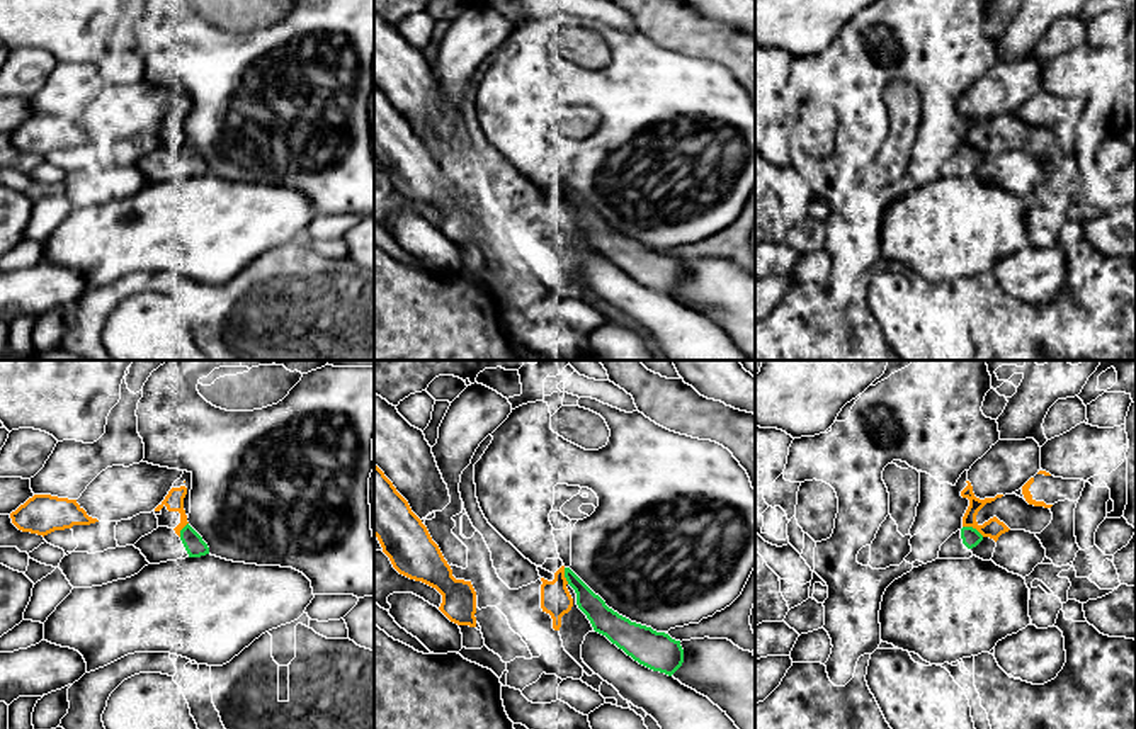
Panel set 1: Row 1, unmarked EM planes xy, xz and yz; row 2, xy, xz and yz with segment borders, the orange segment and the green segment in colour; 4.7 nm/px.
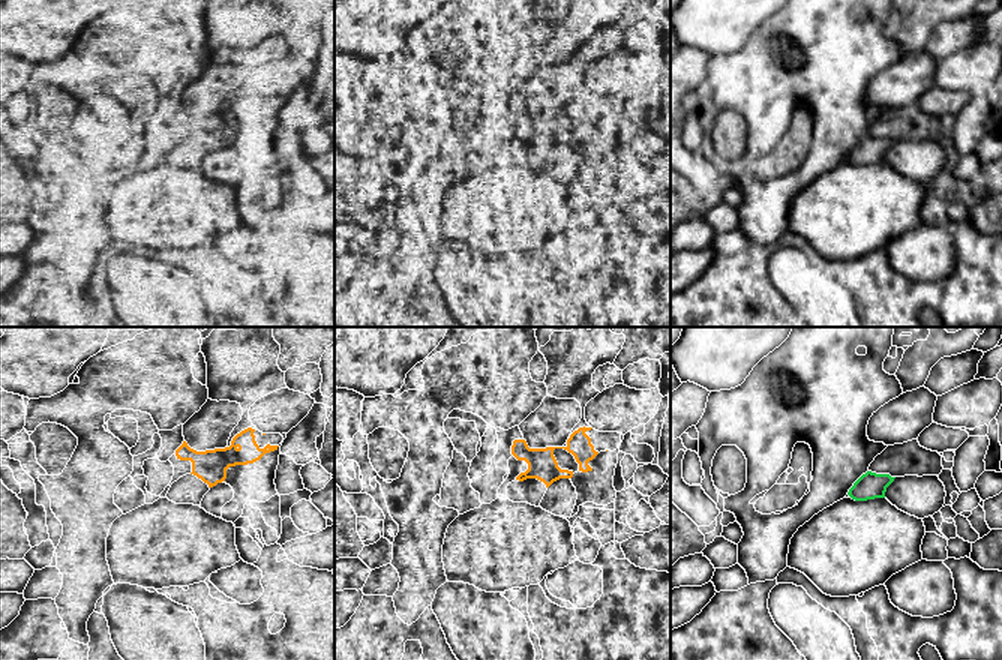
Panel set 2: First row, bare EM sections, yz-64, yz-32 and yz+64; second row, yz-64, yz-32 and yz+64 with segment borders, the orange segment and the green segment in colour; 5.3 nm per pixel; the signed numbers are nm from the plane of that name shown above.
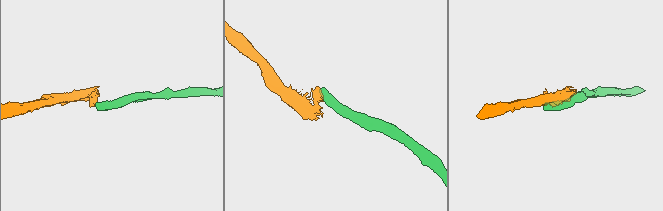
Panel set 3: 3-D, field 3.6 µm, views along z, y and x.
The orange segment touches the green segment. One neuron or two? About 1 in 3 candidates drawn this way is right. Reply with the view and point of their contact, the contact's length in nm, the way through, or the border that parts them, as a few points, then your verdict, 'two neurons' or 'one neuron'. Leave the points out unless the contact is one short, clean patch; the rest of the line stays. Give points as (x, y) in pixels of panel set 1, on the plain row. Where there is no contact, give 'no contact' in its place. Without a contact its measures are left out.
contact yz (973, 146); length 120 nm; two neurons

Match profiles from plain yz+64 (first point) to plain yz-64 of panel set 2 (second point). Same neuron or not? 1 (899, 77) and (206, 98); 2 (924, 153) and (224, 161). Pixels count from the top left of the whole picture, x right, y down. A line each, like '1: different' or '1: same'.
1: same
2: same

